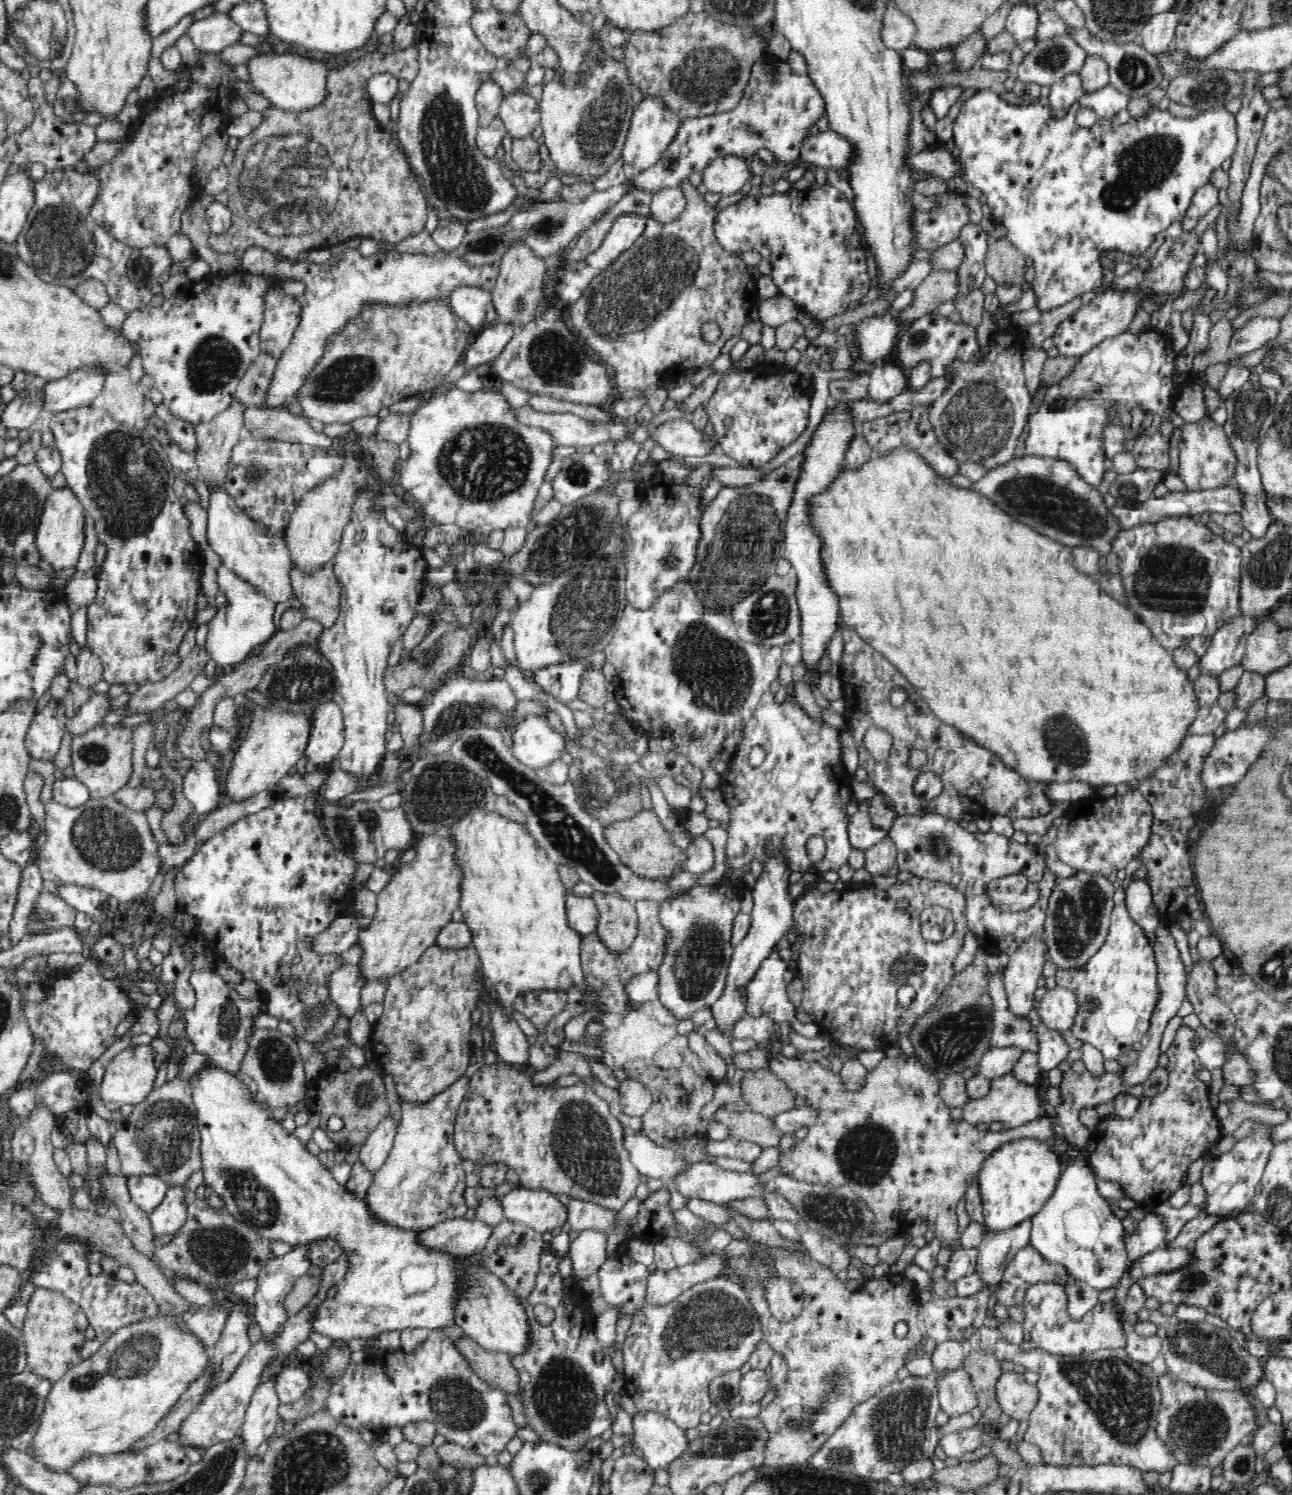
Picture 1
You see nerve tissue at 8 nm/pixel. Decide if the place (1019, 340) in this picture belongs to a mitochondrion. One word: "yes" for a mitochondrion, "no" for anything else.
no

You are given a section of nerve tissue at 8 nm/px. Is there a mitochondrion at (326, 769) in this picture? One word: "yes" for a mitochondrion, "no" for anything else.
no

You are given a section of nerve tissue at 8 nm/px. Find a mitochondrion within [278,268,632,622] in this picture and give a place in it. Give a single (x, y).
(484, 462)

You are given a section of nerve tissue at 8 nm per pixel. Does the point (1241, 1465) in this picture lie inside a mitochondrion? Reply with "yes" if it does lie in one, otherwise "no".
yes

